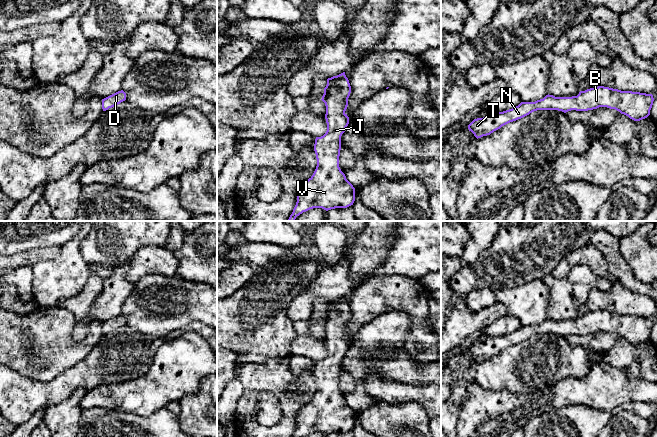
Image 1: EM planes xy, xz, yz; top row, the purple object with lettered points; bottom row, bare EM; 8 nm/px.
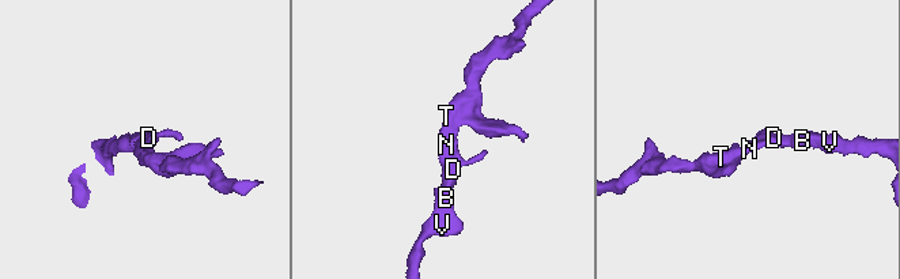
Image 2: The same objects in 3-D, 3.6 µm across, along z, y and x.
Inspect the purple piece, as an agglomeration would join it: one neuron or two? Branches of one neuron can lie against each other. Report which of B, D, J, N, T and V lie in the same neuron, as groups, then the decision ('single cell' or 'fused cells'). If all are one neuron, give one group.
B D J N T V; single cell

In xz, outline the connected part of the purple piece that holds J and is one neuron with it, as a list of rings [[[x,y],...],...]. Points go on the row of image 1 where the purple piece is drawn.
[[[345,72],[327,79],[327,85],[321,99],[326,106],[327,131],[323,136],[315,139],[314,151],[317,166],[313,175],[298,189],[297,202],[288,221],[295,221],[297,216],[313,208],[322,208],[326,211],[335,208],[347,208],[353,205],[355,201],[355,188],[346,179],[339,167],[341,136],[349,124],[349,117],[345,111],[350,93],[351,86]]]

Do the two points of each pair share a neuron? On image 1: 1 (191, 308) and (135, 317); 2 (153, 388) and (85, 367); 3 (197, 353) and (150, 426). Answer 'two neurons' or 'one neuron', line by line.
1: one neuron
2: two neurons
3: two neurons

